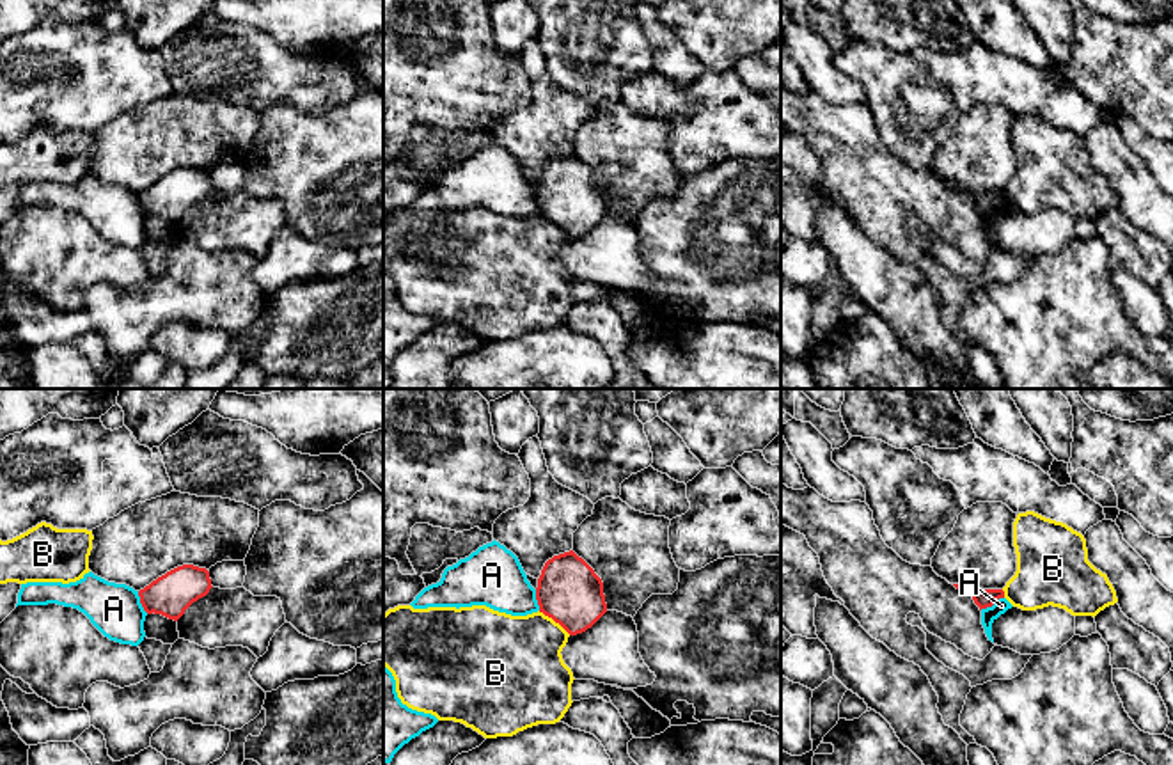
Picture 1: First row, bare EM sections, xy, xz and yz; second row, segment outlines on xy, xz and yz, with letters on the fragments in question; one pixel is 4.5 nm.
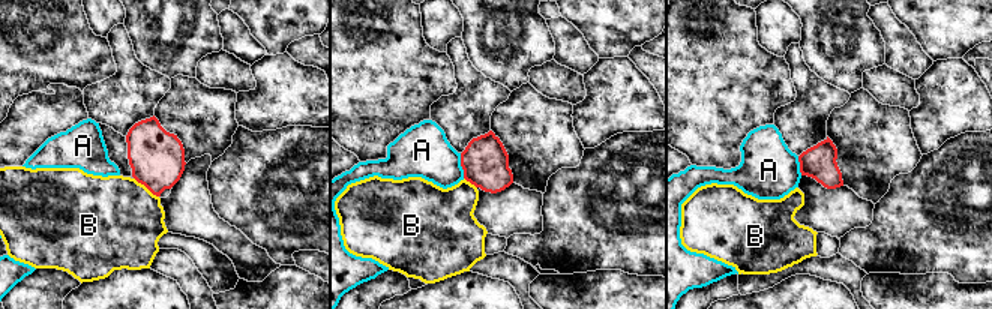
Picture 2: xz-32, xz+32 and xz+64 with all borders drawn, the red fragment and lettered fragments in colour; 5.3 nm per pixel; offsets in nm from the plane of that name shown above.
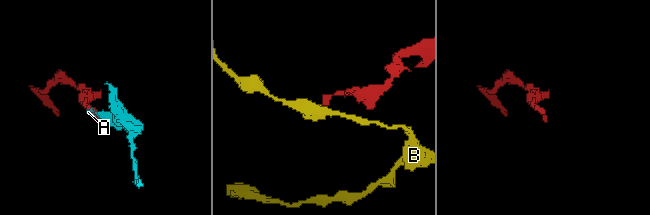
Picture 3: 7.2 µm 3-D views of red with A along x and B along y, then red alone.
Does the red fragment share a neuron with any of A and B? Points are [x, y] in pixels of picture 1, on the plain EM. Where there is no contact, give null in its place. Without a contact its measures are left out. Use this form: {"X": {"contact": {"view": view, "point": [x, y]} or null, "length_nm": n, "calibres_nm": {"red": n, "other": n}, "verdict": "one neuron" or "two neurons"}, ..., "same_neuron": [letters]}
{"A": {"contact": {"view": "yz", "point": [991, 208]}, "length_nm": 130, "calibres_nm": {"red": 90, "other": 70}, "verdict": "two neurons"}, "B": {"contact": {"view": "xz", "point": [554, 222]}, "length_nm": 190, "calibres_nm": {"red": 280, "other": 400}, "verdict": "two neurons"}, "same_neuron": []}

